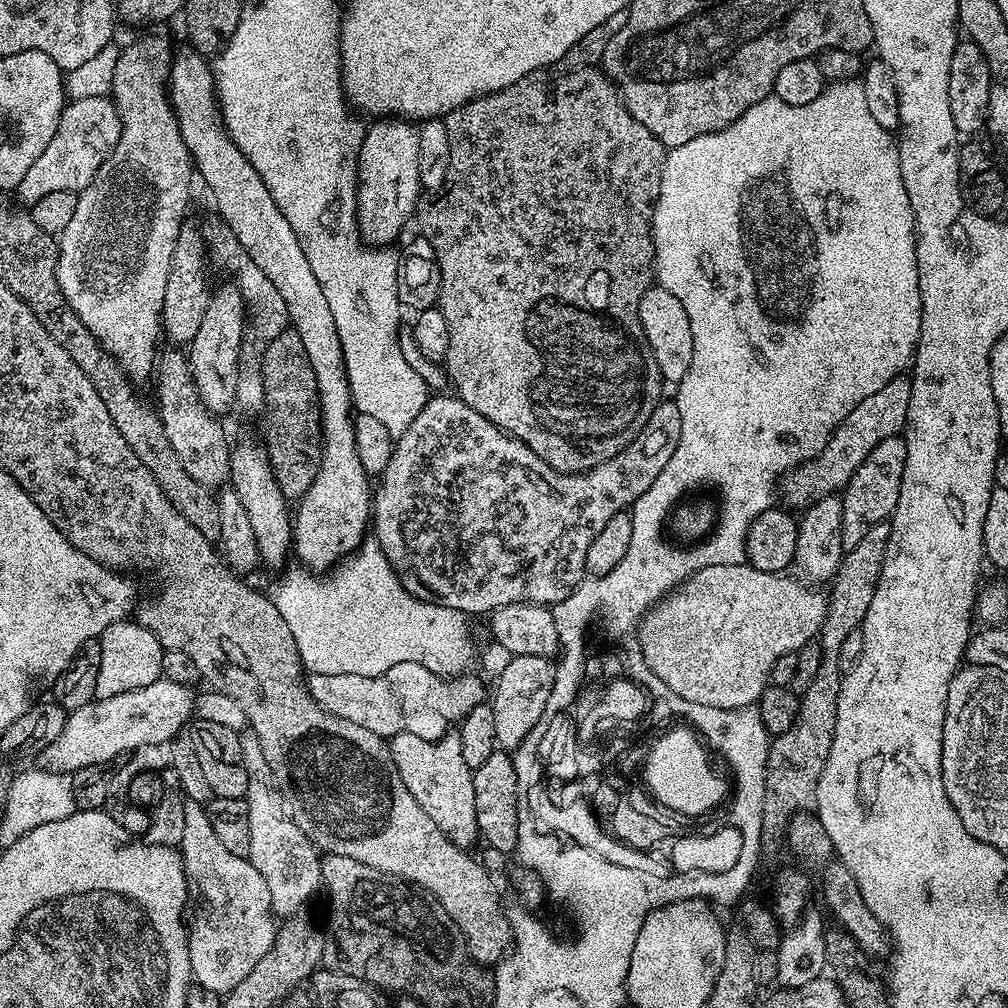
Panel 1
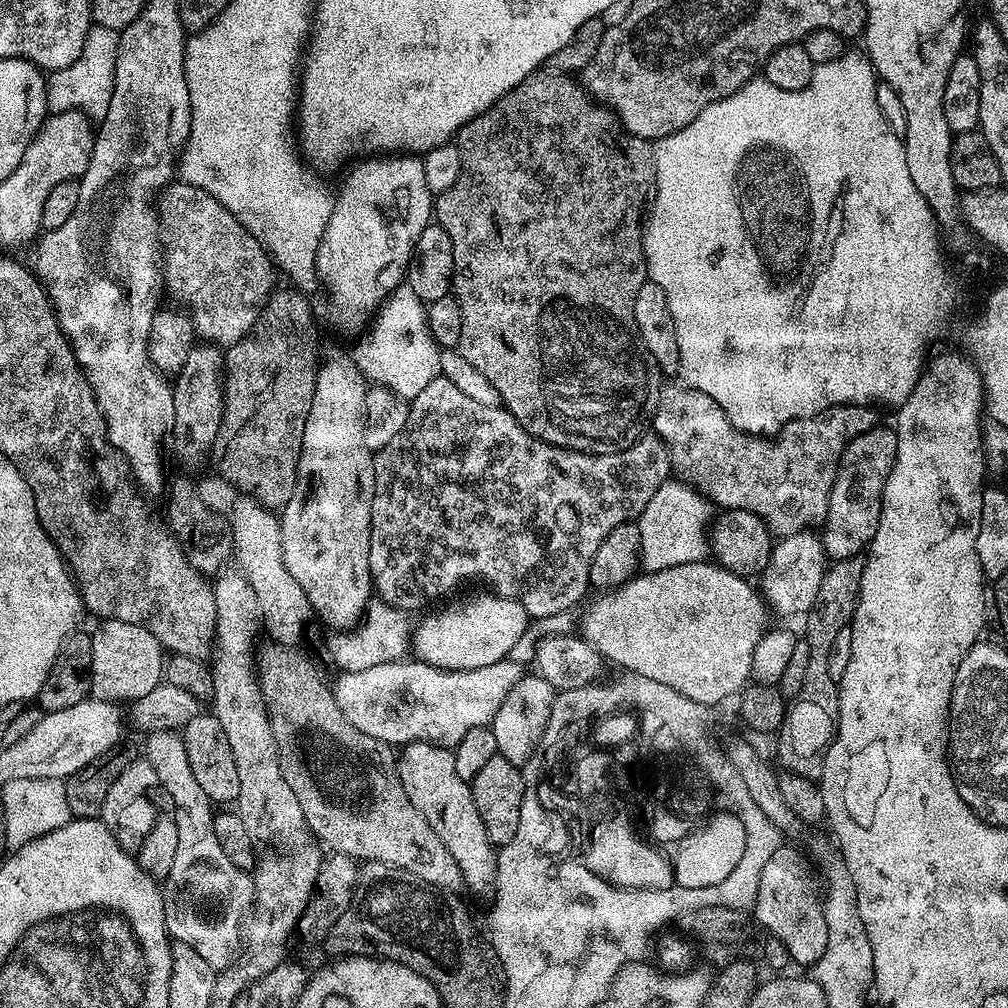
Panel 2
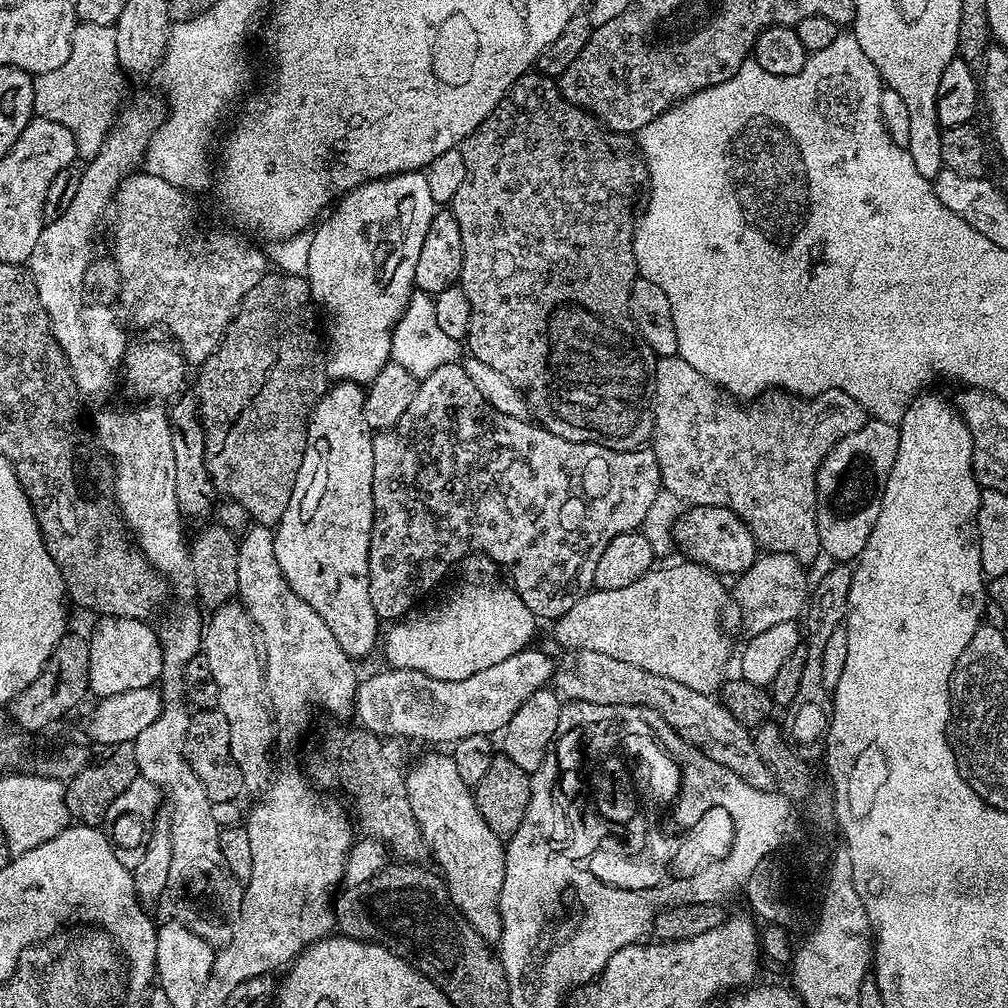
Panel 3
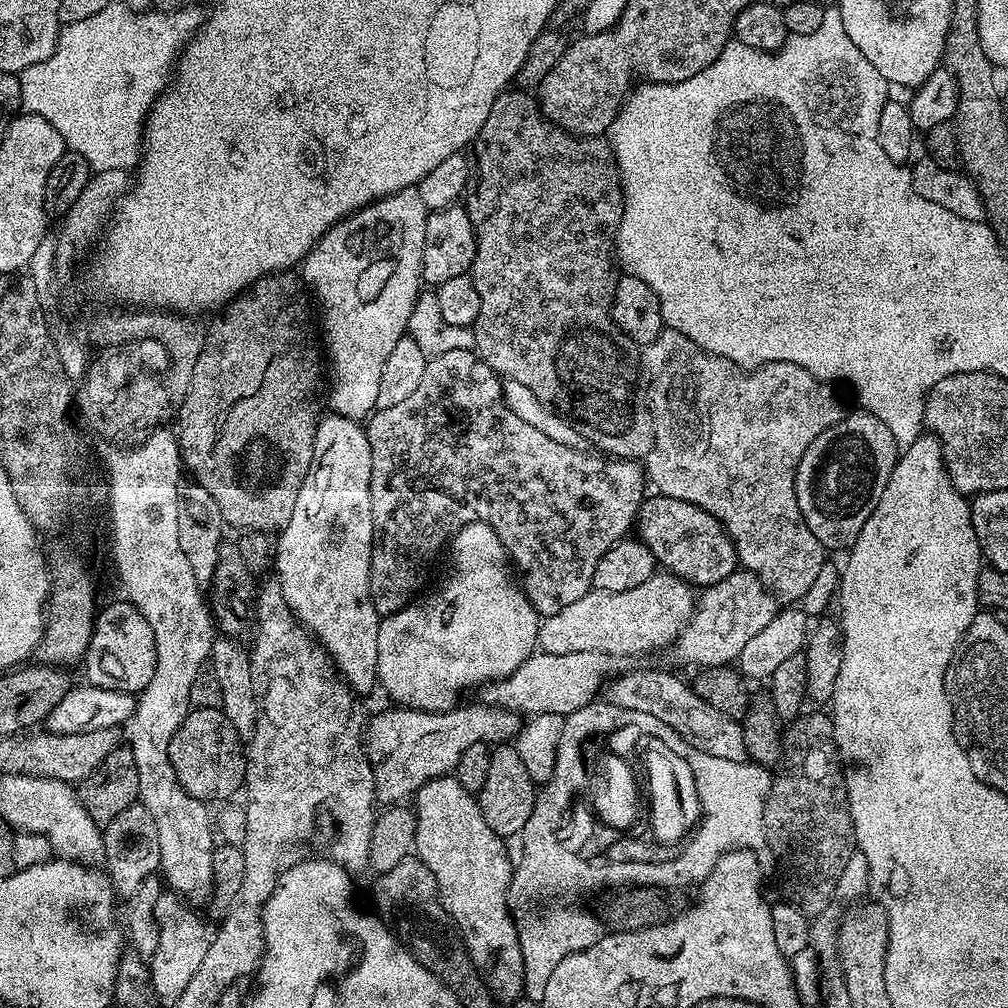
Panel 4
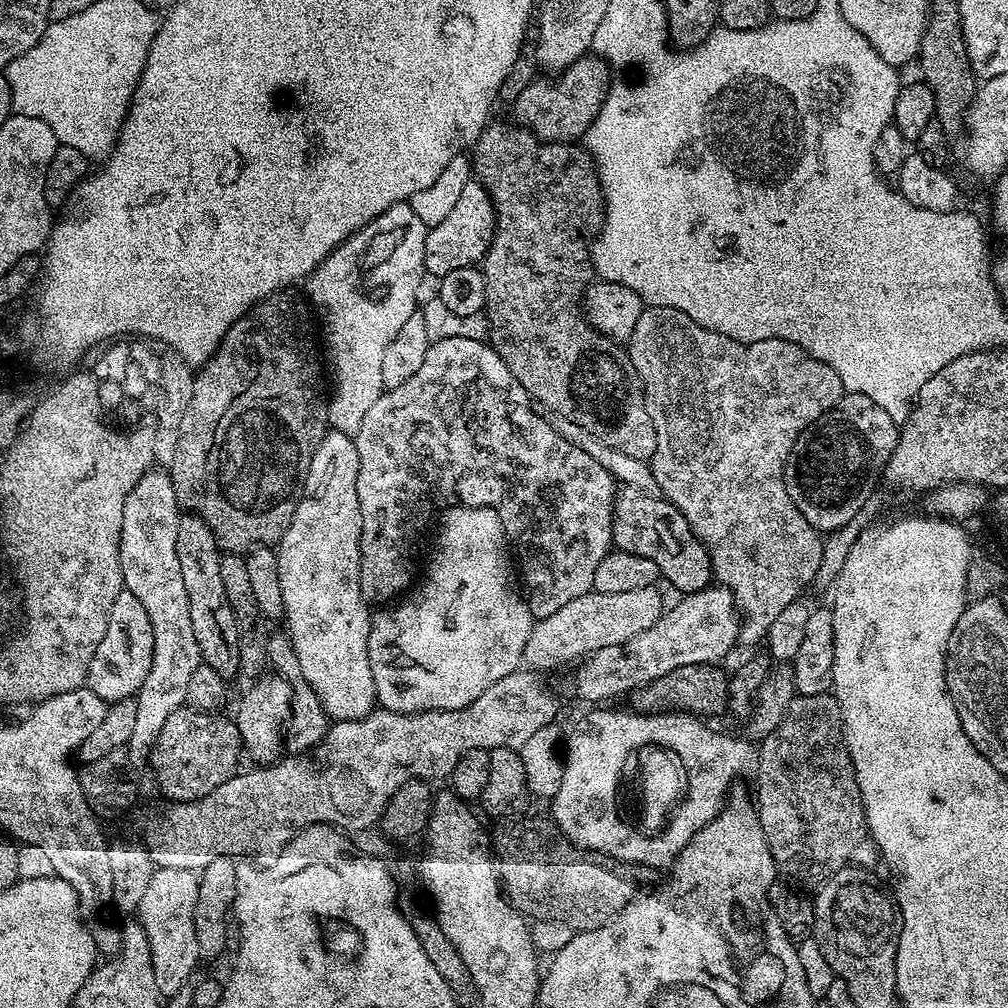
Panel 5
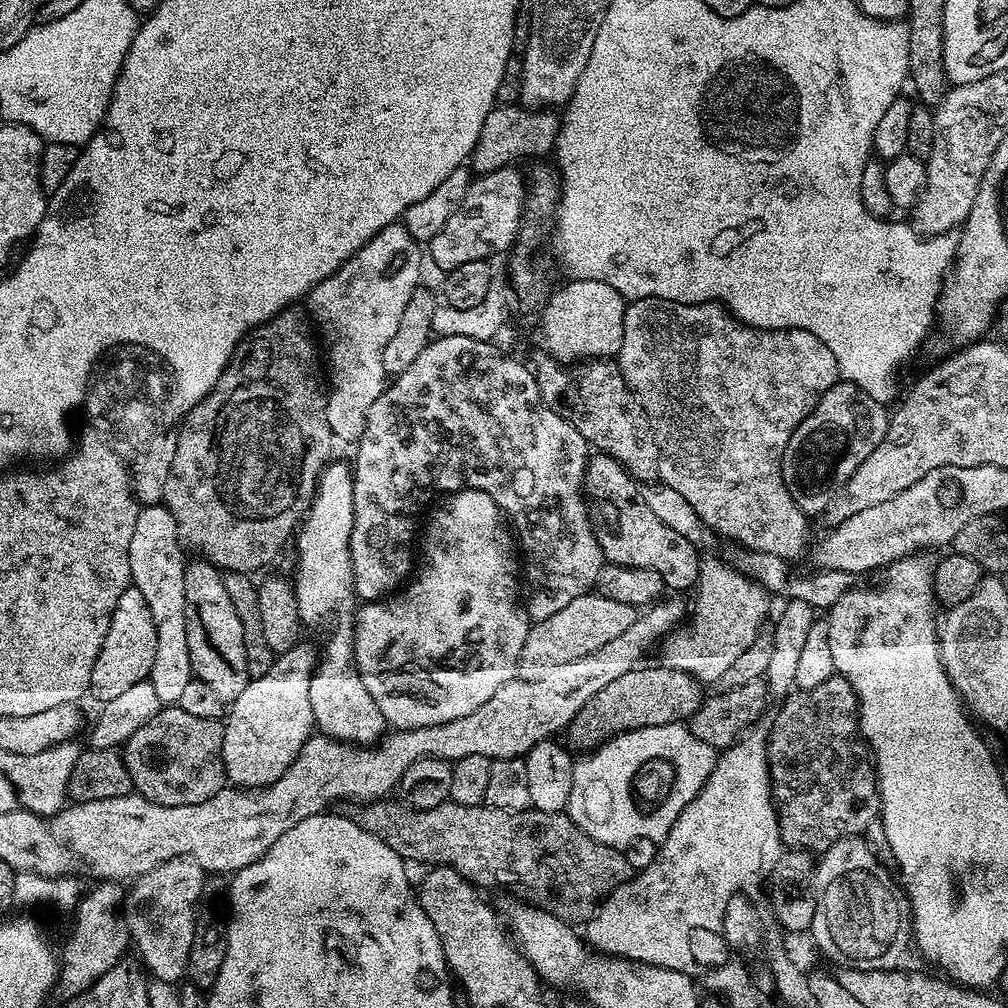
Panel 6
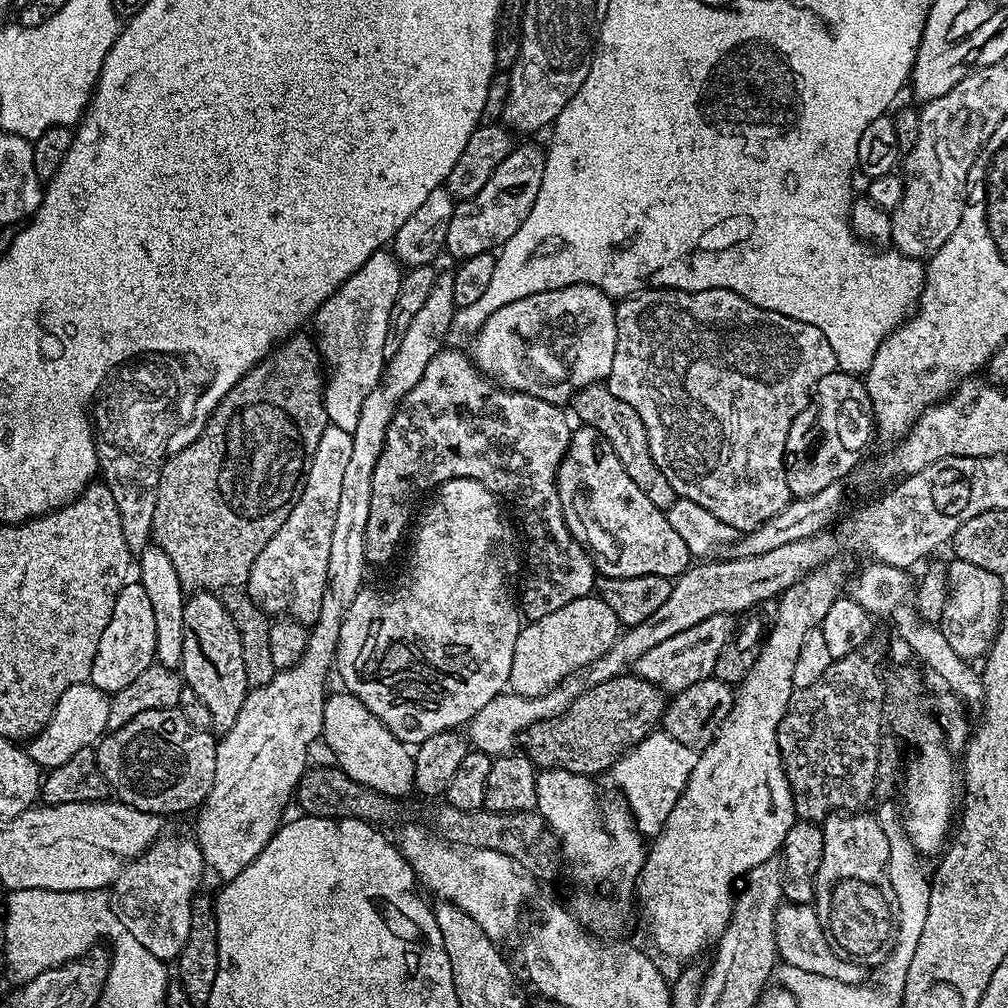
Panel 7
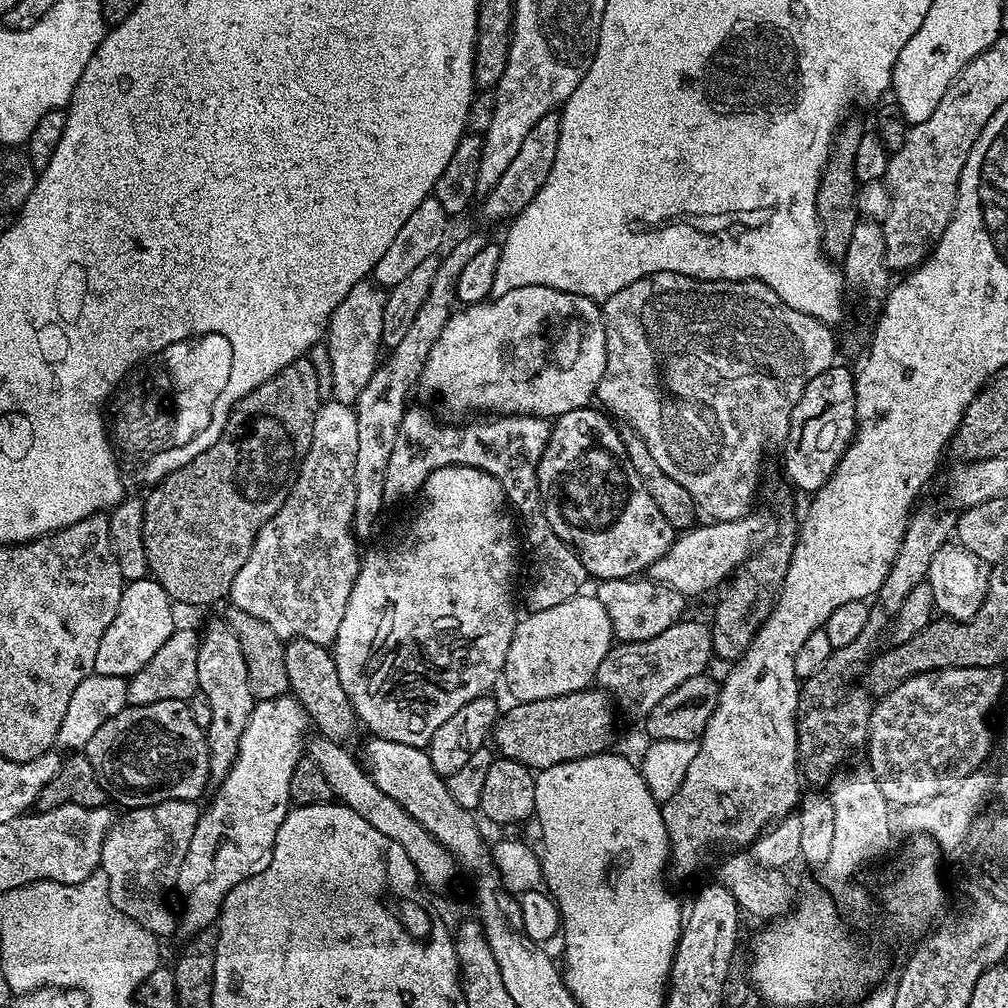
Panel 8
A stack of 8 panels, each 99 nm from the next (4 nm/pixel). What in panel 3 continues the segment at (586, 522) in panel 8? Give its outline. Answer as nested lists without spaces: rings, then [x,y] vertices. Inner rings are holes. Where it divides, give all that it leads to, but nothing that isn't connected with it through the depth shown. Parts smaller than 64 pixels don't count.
[[[696,504],[689,510],[681,511],[672,530],[672,539],[677,549],[685,552],[687,559],[694,564],[701,564],[711,572],[724,578],[735,578],[745,572],[758,555],[758,545],[754,534],[730,510],[717,504]],[[729,576],[729,577],[728,577]]]

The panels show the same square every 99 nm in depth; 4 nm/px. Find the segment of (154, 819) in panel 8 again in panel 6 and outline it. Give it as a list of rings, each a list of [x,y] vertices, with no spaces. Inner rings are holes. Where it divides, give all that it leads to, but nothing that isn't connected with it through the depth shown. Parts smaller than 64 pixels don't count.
[[[181,858],[154,866],[154,870],[146,875],[136,877],[127,889],[122,911],[128,934],[134,948],[140,951],[139,959],[152,980],[176,984],[185,979],[190,942],[194,942],[194,926],[198,915],[196,903],[200,900],[204,879],[204,869],[199,868],[193,860]]]

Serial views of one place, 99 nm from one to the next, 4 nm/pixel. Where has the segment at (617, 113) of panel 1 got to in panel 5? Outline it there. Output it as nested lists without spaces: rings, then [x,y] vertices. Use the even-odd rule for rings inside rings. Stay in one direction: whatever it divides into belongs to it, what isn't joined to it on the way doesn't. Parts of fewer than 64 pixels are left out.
[[[489,123],[488,127],[484,129],[484,133],[476,139],[474,151],[470,156],[475,179],[479,180],[480,185],[488,191],[488,195],[492,198],[492,205],[496,208],[494,238],[482,261],[482,271],[486,278],[484,312],[488,322],[487,343],[491,344],[494,351],[499,354],[502,362],[506,362],[506,366],[510,366],[510,374],[514,374],[514,378],[518,378],[518,382],[528,391],[529,397],[537,405],[541,404],[541,406],[539,405],[541,409],[549,408],[553,412],[553,417],[568,419],[588,431],[598,442],[605,443],[614,450],[620,450],[623,454],[630,455],[631,458],[651,461],[652,455],[656,453],[656,431],[644,401],[644,386],[640,382],[640,375],[634,370],[634,362],[628,357],[627,347],[608,336],[603,336],[597,328],[593,328],[592,323],[584,315],[582,307],[584,293],[588,291],[589,284],[594,280],[589,238],[595,237],[604,222],[604,192],[600,189],[600,175],[596,173],[596,163],[592,160],[592,155],[588,152],[587,147],[581,146],[579,143],[551,144],[545,140],[539,140],[527,128],[521,128],[519,123],[511,123]]]

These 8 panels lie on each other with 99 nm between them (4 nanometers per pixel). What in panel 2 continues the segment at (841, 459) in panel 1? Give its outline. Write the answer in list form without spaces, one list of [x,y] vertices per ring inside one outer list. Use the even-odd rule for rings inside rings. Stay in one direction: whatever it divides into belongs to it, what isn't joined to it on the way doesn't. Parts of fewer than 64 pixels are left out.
[[[687,386],[679,387],[663,389],[654,417],[655,433],[667,445],[673,465],[688,476],[705,480],[716,491],[715,499],[724,500],[727,509],[741,508],[758,514],[780,538],[823,525],[844,451],[858,434],[866,434],[866,430],[878,424],[875,407],[846,404],[823,413],[819,418],[795,420],[775,438],[749,436],[747,432],[739,432],[728,421],[722,406],[718,406],[714,398]]]

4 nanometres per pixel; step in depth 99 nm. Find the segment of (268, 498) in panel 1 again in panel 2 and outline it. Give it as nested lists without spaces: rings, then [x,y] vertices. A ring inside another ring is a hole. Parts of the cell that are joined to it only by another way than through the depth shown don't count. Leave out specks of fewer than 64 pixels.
[[[241,495],[232,507],[230,523],[234,558],[240,562],[239,569],[254,588],[263,623],[268,623],[269,630],[283,645],[295,645],[296,639],[304,632],[308,616],[313,615],[313,610],[302,586],[298,586],[298,578],[294,578],[290,570],[286,570],[286,562],[282,558],[280,516],[265,504],[260,504],[250,496]]]

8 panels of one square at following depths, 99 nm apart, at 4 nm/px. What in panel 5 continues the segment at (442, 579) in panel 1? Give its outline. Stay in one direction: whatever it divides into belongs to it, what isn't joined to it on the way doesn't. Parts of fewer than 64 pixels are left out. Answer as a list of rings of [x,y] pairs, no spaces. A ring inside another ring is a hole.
[[[442,338],[431,341],[426,350],[426,359],[422,362],[418,374],[414,374],[402,386],[387,389],[380,395],[378,402],[370,406],[366,418],[362,418],[362,426],[358,426],[358,434],[354,437],[358,450],[358,506],[362,510],[362,538],[360,539],[360,589],[362,598],[372,606],[384,606],[395,601],[413,583],[412,567],[416,560],[416,539],[424,532],[428,524],[428,511],[432,504],[440,500],[440,488],[449,488],[459,503],[471,508],[492,508],[504,527],[511,551],[518,561],[518,568],[524,571],[522,584],[526,589],[528,608],[532,611],[533,621],[550,618],[562,606],[574,602],[574,598],[582,598],[594,586],[594,573],[598,571],[598,562],[613,551],[612,542],[612,503],[616,501],[618,484],[612,476],[602,468],[585,450],[579,449],[567,441],[562,434],[556,432],[551,423],[539,416],[539,411],[532,412],[528,391],[510,374],[510,366],[502,362],[502,358],[484,340],[474,338]]]

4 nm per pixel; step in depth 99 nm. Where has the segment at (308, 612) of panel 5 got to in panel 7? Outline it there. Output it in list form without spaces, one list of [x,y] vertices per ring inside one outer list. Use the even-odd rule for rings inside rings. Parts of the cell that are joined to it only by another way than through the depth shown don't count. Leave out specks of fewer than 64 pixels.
[[[339,690],[324,701],[324,731],[322,744],[332,751],[335,767],[340,768],[354,782],[381,792],[383,796],[401,798],[414,792],[414,756],[409,745],[403,744],[394,734],[390,734],[387,726],[380,721],[356,696],[347,690]]]

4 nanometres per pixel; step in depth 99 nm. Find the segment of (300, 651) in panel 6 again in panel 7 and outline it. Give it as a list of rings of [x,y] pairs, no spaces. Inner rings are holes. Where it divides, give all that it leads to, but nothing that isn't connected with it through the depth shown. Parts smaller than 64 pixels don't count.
[[[441,271],[437,275],[434,290],[430,290],[430,295],[426,298],[426,303],[418,310],[418,314],[414,314],[414,322],[410,322],[410,327],[406,330],[405,337],[402,338],[402,346],[398,346],[393,356],[387,357],[380,383],[374,386],[374,390],[370,390],[370,394],[366,394],[366,402],[362,402],[362,415],[358,418],[358,426],[352,431],[354,451],[350,453],[346,475],[342,478],[342,499],[338,502],[338,514],[334,520],[334,534],[330,542],[328,588],[324,592],[320,616],[310,628],[308,649],[293,668],[277,671],[269,684],[265,684],[262,688],[252,688],[249,691],[248,697],[242,702],[242,710],[238,710],[238,722],[234,722],[234,726],[230,726],[230,730],[219,737],[216,745],[214,786],[198,809],[200,817],[196,820],[196,833],[194,833],[196,845],[200,847],[200,852],[204,856],[202,876],[207,883],[209,880],[210,883],[216,884],[215,886],[228,884],[234,878],[238,878],[238,874],[242,874],[242,870],[246,870],[246,866],[250,866],[250,862],[258,858],[258,854],[262,854],[262,850],[268,845],[270,838],[274,838],[274,834],[285,819],[284,807],[288,803],[290,805],[293,803],[295,790],[309,767],[308,751],[311,750],[315,740],[317,743],[321,739],[324,731],[324,701],[326,699],[324,683],[328,680],[328,671],[330,673],[333,671],[336,655],[336,646],[332,642],[340,639],[340,622],[344,619],[345,607],[354,602],[354,598],[366,584],[364,568],[369,567],[366,558],[366,521],[370,519],[370,494],[374,487],[374,466],[378,466],[378,458],[386,442],[386,430],[394,414],[400,409],[404,395],[414,388],[414,385],[418,383],[418,378],[422,378],[422,374],[426,374],[426,366],[430,366],[430,358],[444,351],[449,343],[448,335],[453,335],[454,332],[456,309],[452,272]],[[324,640],[329,640],[329,644],[324,645]]]

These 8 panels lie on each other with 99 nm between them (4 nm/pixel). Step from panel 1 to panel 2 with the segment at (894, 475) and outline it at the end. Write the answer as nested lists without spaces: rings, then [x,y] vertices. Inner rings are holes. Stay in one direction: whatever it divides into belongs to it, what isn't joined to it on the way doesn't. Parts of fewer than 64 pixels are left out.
[[[877,426],[858,434],[848,444],[830,494],[830,506],[822,525],[824,552],[829,561],[845,560],[861,555],[872,543],[884,505],[884,491],[890,470],[896,465],[898,438],[891,427]]]

